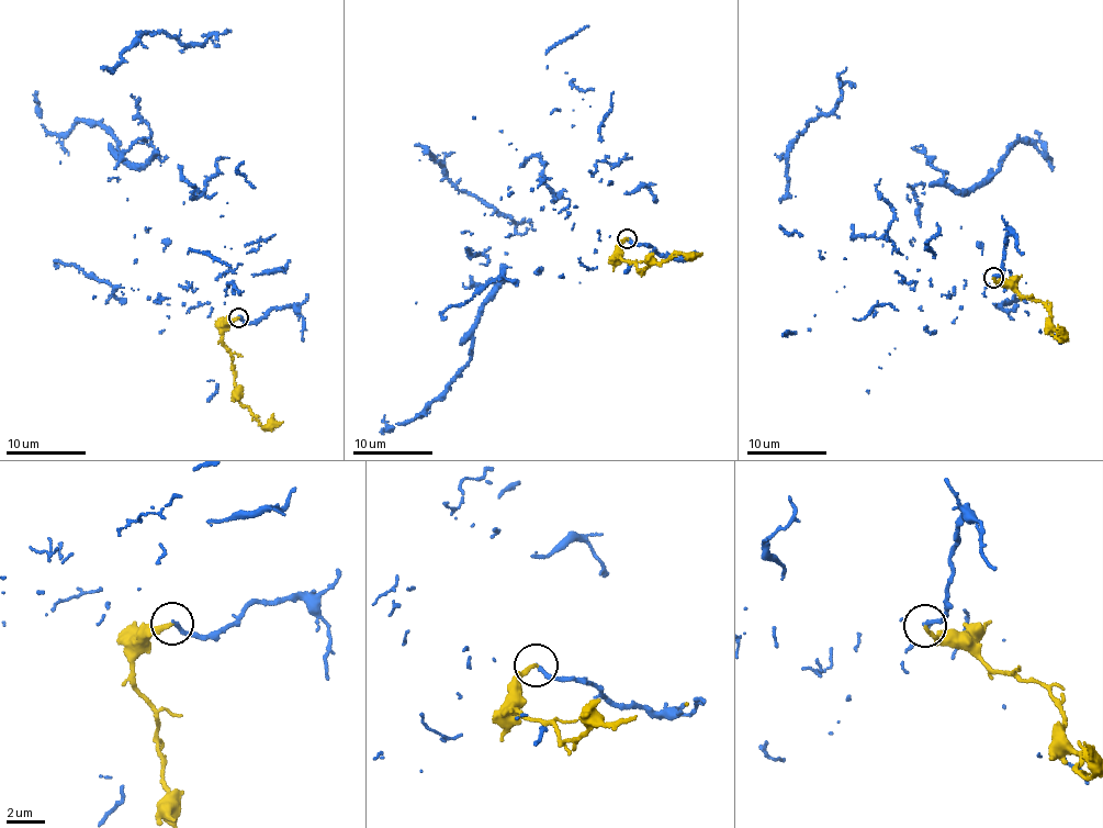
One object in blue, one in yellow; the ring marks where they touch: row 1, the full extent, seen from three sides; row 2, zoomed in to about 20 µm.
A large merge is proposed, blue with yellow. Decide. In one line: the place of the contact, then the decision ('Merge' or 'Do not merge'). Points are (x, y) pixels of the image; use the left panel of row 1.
Place: (238, 317). Do not merge

